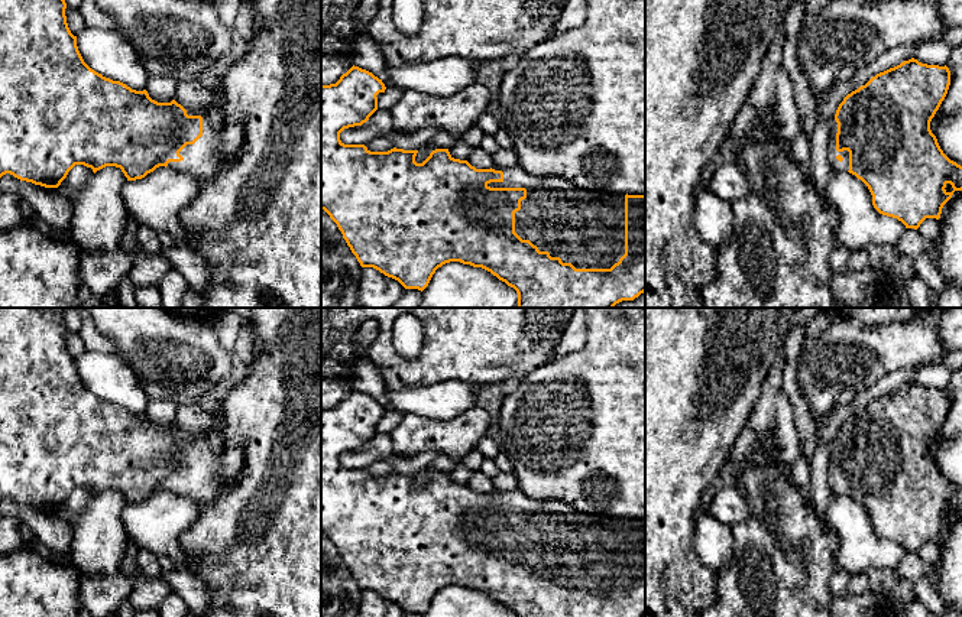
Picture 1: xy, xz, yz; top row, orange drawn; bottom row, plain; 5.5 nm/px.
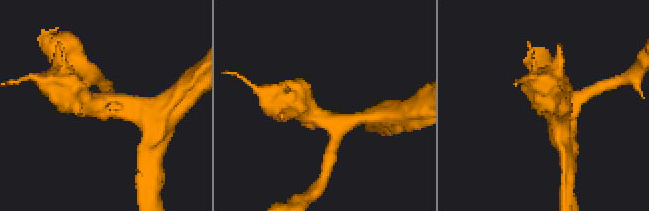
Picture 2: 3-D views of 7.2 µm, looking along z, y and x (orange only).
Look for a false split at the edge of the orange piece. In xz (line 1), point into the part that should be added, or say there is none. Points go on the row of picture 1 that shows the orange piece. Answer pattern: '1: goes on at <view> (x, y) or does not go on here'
1: goes on at xz (586, 229)

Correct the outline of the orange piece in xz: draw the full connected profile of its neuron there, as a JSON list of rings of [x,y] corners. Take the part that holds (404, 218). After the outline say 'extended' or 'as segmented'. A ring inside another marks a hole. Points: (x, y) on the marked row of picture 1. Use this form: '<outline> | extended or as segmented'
[[[354,65],[336,84],[321,85],[321,210],[337,224],[362,267],[373,267],[398,280],[405,289],[422,292],[438,267],[450,262],[460,262],[482,267],[514,288],[518,293],[516,308],[613,308],[616,303],[634,301],[645,292],[645,195],[587,191],[561,176],[537,176],[519,166],[476,169],[467,160],[454,159],[448,149],[435,149],[422,163],[417,163],[418,150],[393,147],[388,152],[370,152],[365,144],[344,144],[340,133],[366,123],[378,110],[378,98],[385,90],[382,79]]] | extended

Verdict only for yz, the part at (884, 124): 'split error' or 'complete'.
split error

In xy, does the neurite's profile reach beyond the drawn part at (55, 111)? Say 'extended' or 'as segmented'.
extended

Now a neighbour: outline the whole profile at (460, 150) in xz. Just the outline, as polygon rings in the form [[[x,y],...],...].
[[[457,139],[457,142],[448,149],[451,158],[467,160],[473,147],[466,144],[461,139]]]

